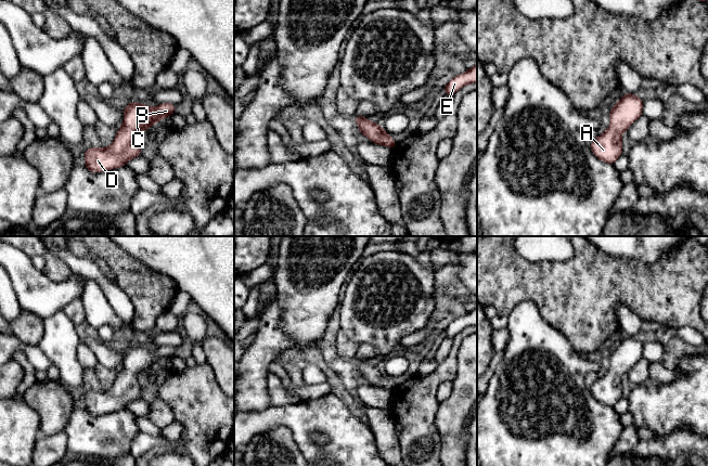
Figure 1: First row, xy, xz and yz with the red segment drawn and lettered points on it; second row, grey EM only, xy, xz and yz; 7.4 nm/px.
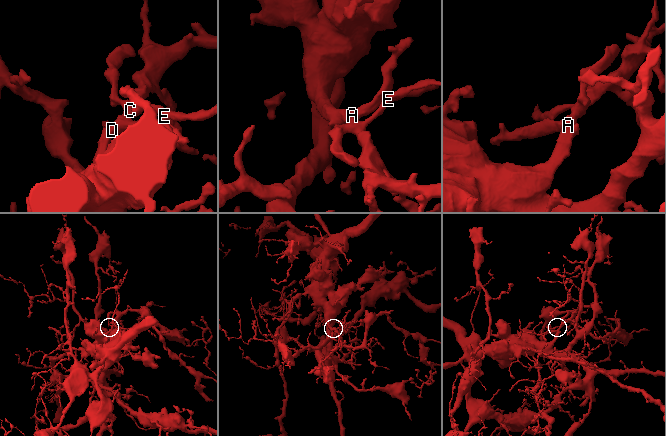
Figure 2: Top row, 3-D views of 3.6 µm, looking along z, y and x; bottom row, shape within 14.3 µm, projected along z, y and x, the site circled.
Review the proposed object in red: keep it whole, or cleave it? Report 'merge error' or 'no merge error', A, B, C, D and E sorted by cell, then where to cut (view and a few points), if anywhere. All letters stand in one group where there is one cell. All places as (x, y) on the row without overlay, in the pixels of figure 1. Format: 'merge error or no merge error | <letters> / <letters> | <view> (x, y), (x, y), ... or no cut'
no merge error | A B C D E | no cut

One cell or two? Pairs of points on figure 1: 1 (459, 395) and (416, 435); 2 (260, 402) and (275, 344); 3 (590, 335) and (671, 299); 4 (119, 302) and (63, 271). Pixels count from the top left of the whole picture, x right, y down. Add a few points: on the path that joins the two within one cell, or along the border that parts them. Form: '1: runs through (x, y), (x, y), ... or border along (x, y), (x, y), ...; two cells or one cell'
1: border along (438, 403), (436, 429), (440, 441); two cells
2: runs through (258, 388), (258, 361), (261, 358); one cell
3: runs through (602, 312), (617, 297), (648, 297); one cell
4: border along (53, 256), (62, 260), (74, 273); two cells

